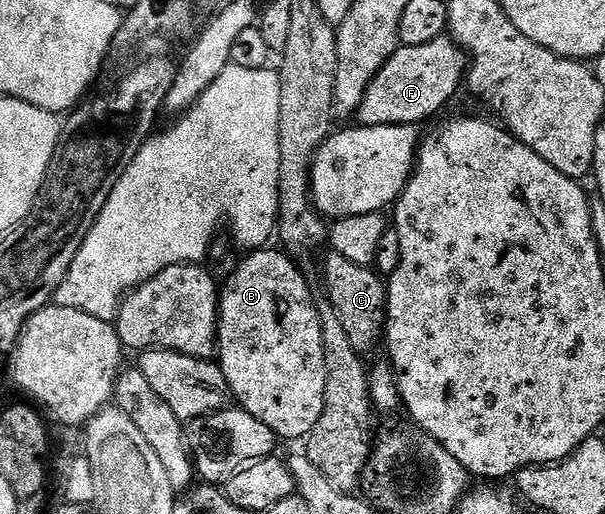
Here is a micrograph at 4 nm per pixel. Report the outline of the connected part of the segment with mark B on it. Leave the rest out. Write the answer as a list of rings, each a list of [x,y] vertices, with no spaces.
[[[263,247],[245,254],[234,274],[220,289],[218,298],[218,329],[216,363],[228,379],[233,400],[248,415],[256,415],[260,423],[272,427],[275,438],[287,437],[301,442],[316,427],[320,411],[324,411],[324,339],[318,318],[316,297],[310,294],[306,277],[285,257],[271,247]]]

